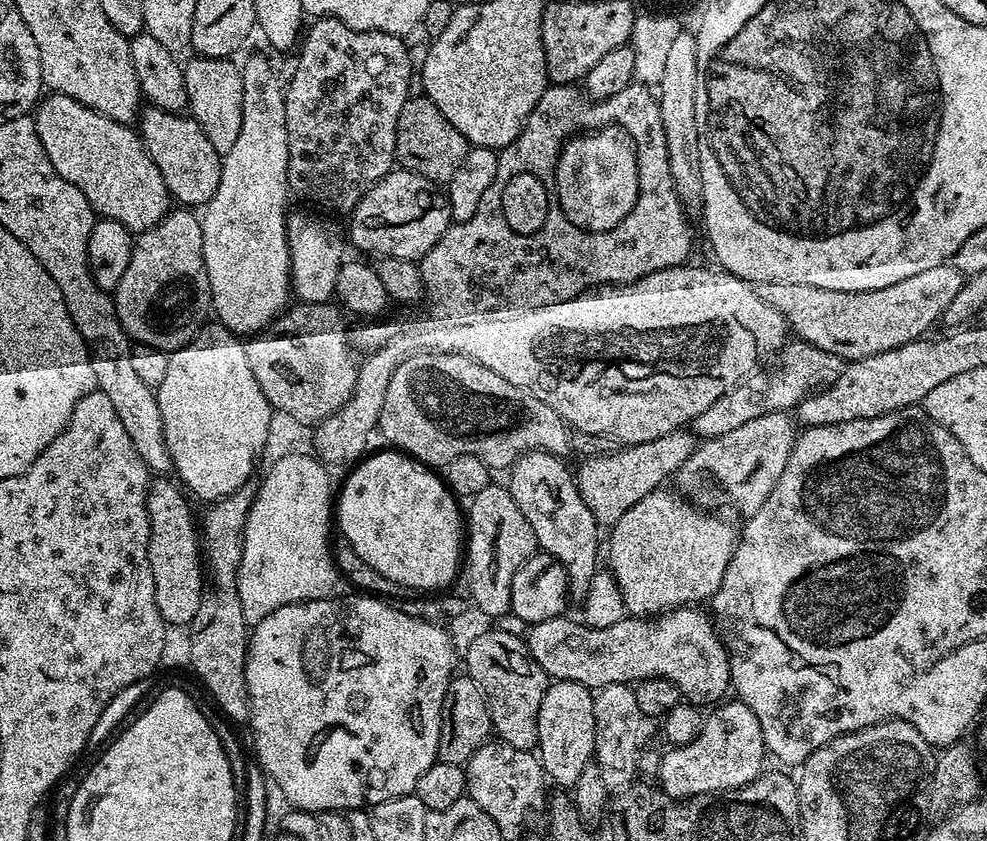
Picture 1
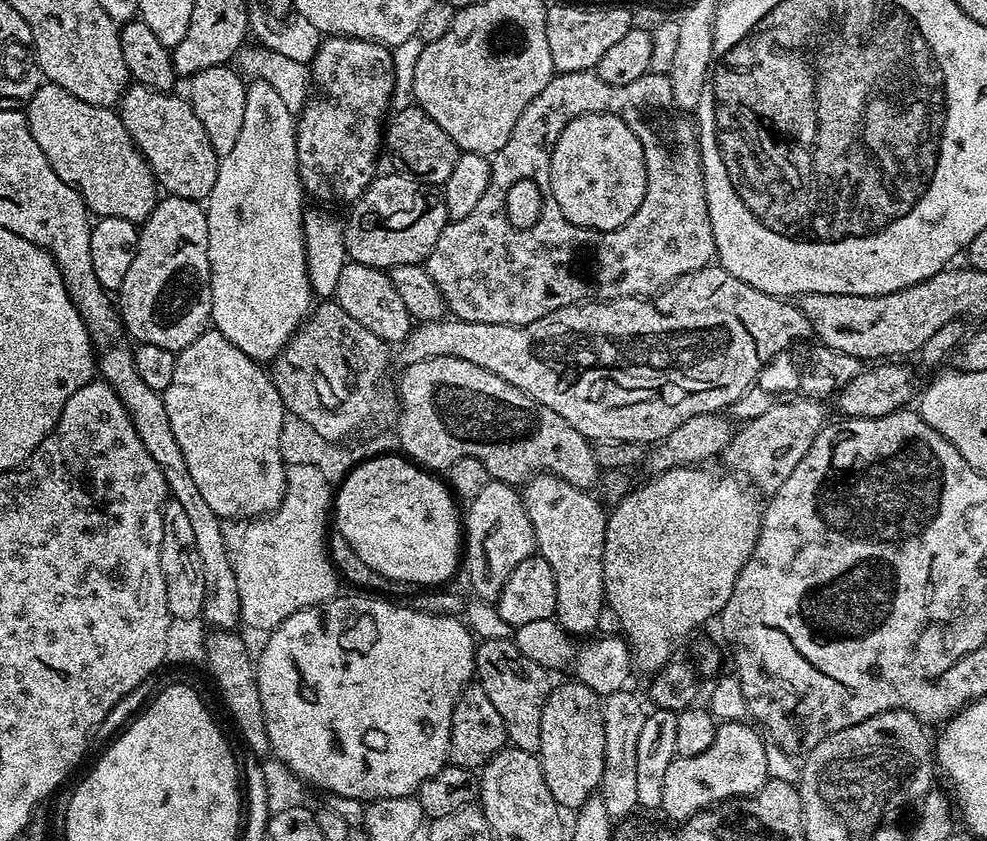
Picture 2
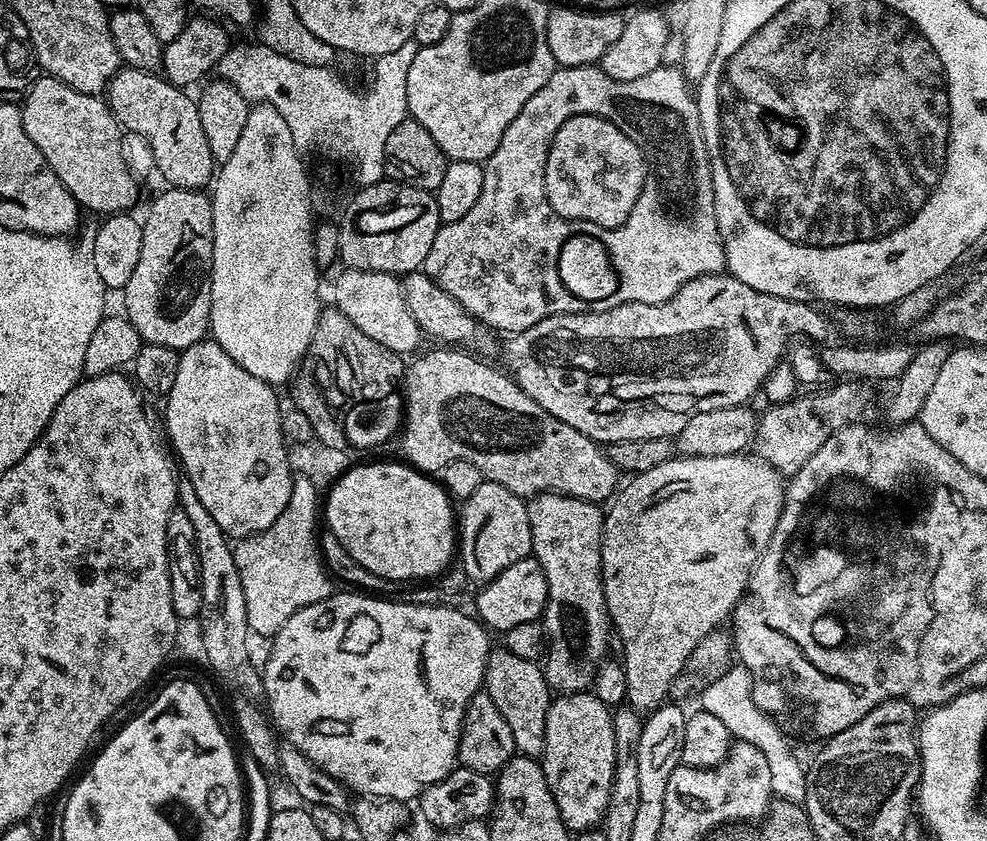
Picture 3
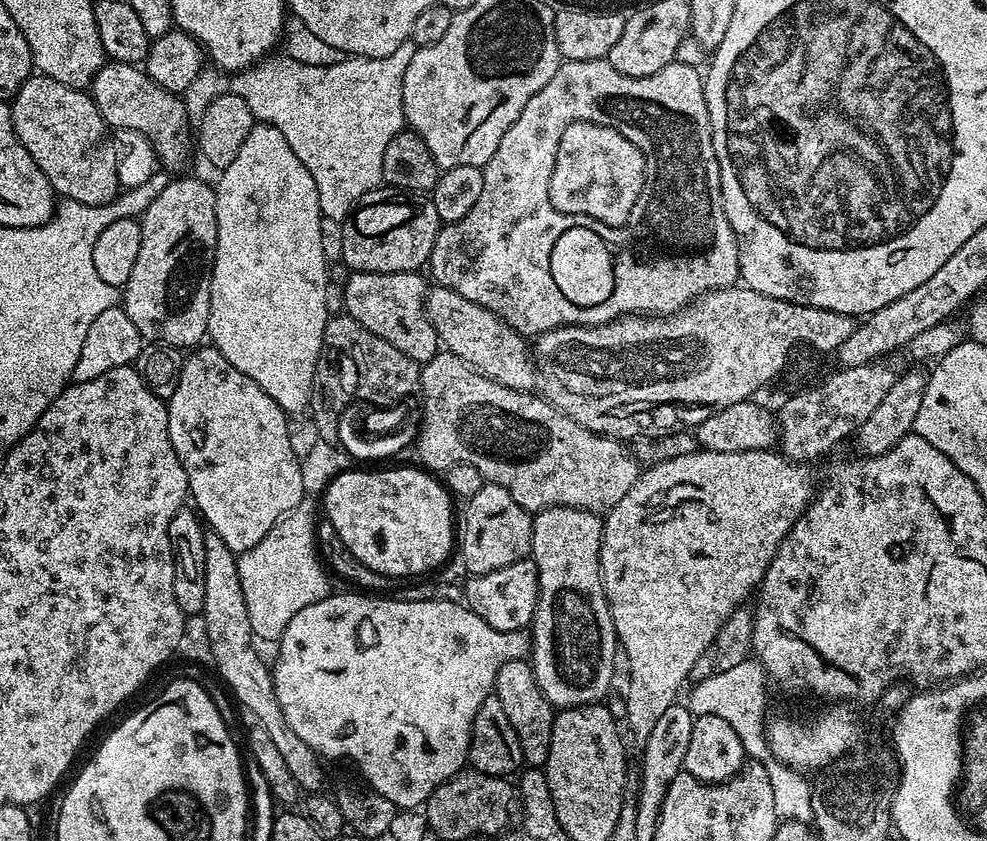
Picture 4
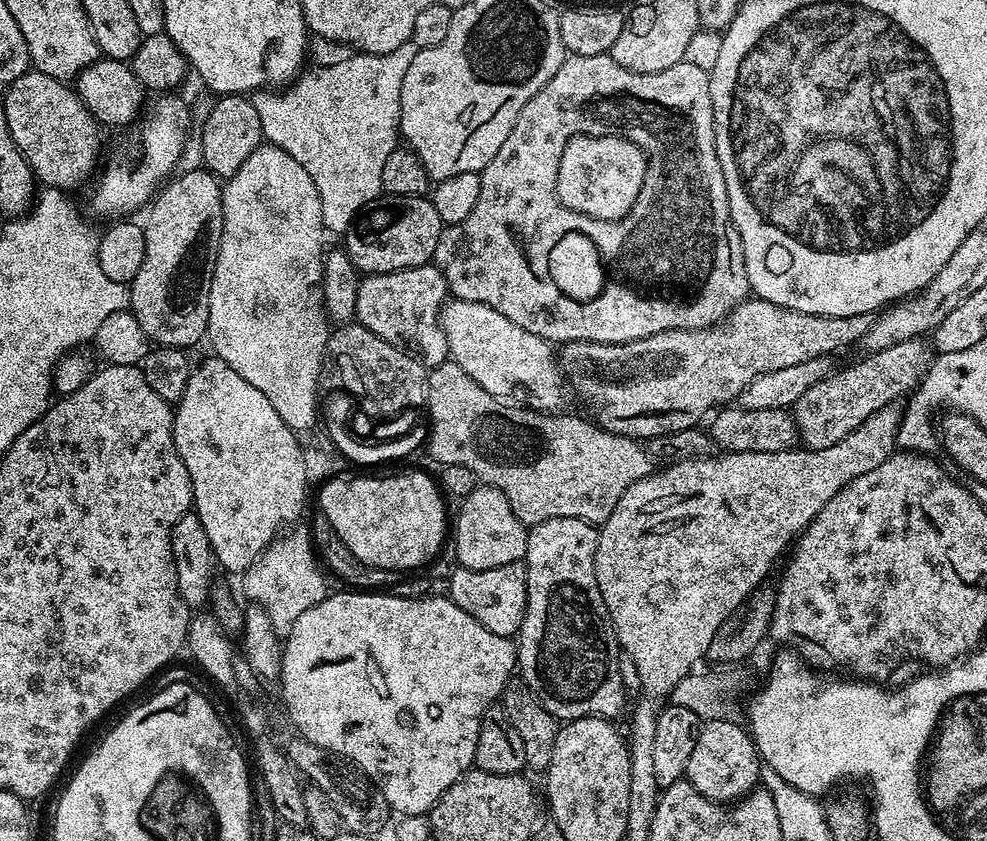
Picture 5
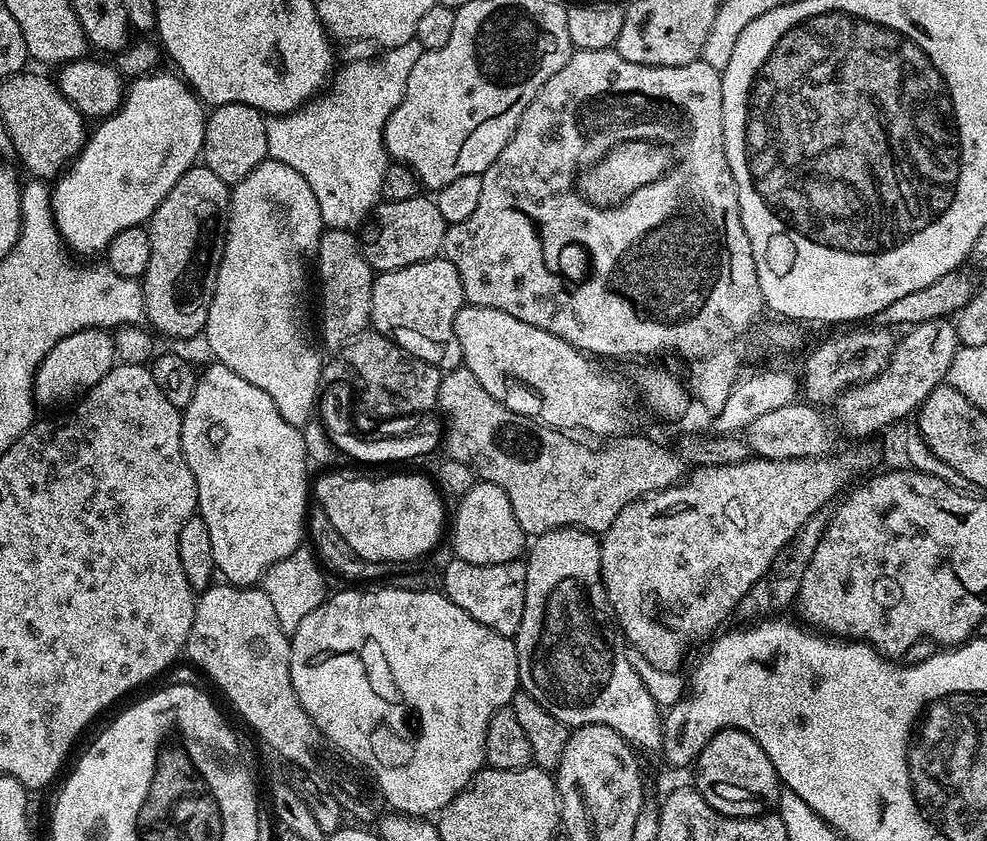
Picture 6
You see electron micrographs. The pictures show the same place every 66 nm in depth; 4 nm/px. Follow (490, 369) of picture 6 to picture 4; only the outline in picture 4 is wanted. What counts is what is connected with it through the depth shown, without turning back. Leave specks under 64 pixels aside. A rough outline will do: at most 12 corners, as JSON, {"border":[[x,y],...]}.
{"border":[[439,286],[424,309],[441,345],[519,392],[537,387],[529,341]]}

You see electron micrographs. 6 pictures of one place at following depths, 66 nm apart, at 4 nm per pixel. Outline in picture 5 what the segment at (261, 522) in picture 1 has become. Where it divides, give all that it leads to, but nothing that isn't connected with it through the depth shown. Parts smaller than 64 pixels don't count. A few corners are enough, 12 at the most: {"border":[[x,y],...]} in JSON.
{"border":[[309,529],[288,530],[242,574],[280,638],[330,595]]}

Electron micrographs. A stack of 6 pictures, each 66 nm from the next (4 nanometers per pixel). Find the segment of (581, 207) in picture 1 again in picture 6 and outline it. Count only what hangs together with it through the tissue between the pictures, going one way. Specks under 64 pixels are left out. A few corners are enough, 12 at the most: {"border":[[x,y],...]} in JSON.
{"border":[[625,140],[578,178],[591,204],[615,207],[672,165],[657,141]]}

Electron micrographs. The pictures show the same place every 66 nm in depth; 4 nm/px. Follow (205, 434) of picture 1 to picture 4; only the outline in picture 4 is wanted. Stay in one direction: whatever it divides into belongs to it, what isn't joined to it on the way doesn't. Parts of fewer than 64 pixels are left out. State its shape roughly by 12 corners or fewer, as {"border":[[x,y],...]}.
{"border":[[217,348],[184,361],[170,442],[239,554],[305,499],[278,402]]}

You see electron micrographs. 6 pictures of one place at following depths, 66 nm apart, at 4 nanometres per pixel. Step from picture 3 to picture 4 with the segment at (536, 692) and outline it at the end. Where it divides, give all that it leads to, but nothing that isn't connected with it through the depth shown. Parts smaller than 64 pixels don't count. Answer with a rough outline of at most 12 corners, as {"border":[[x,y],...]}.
{"border":[[527,659],[506,662],[494,694],[524,764],[543,769],[556,712]]}

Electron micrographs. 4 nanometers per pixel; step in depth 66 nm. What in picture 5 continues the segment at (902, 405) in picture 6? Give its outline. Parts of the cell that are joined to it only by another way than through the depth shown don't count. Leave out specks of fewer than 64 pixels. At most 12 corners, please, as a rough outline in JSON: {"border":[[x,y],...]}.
{"border":[[920,338],[871,353],[794,405],[799,443],[834,446],[915,392]]}

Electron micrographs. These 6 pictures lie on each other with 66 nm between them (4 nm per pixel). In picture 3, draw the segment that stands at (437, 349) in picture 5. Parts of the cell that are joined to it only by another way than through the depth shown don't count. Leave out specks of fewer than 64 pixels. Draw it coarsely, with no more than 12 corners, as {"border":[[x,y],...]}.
{"border":[[344,268],[336,309],[391,352],[422,333],[391,272]]}

